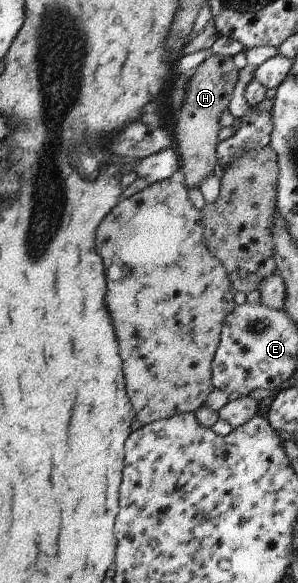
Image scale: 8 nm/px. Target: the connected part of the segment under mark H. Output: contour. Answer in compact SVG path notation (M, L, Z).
M213 54L193 71L194 75L185 83L185 97L176 113L176 145L181 159L181 168L185 184L190 188L199 188L201 182L214 176L217 162L218 135L221 130L221 114L228 109L231 98L239 81L239 70L230 57Z

